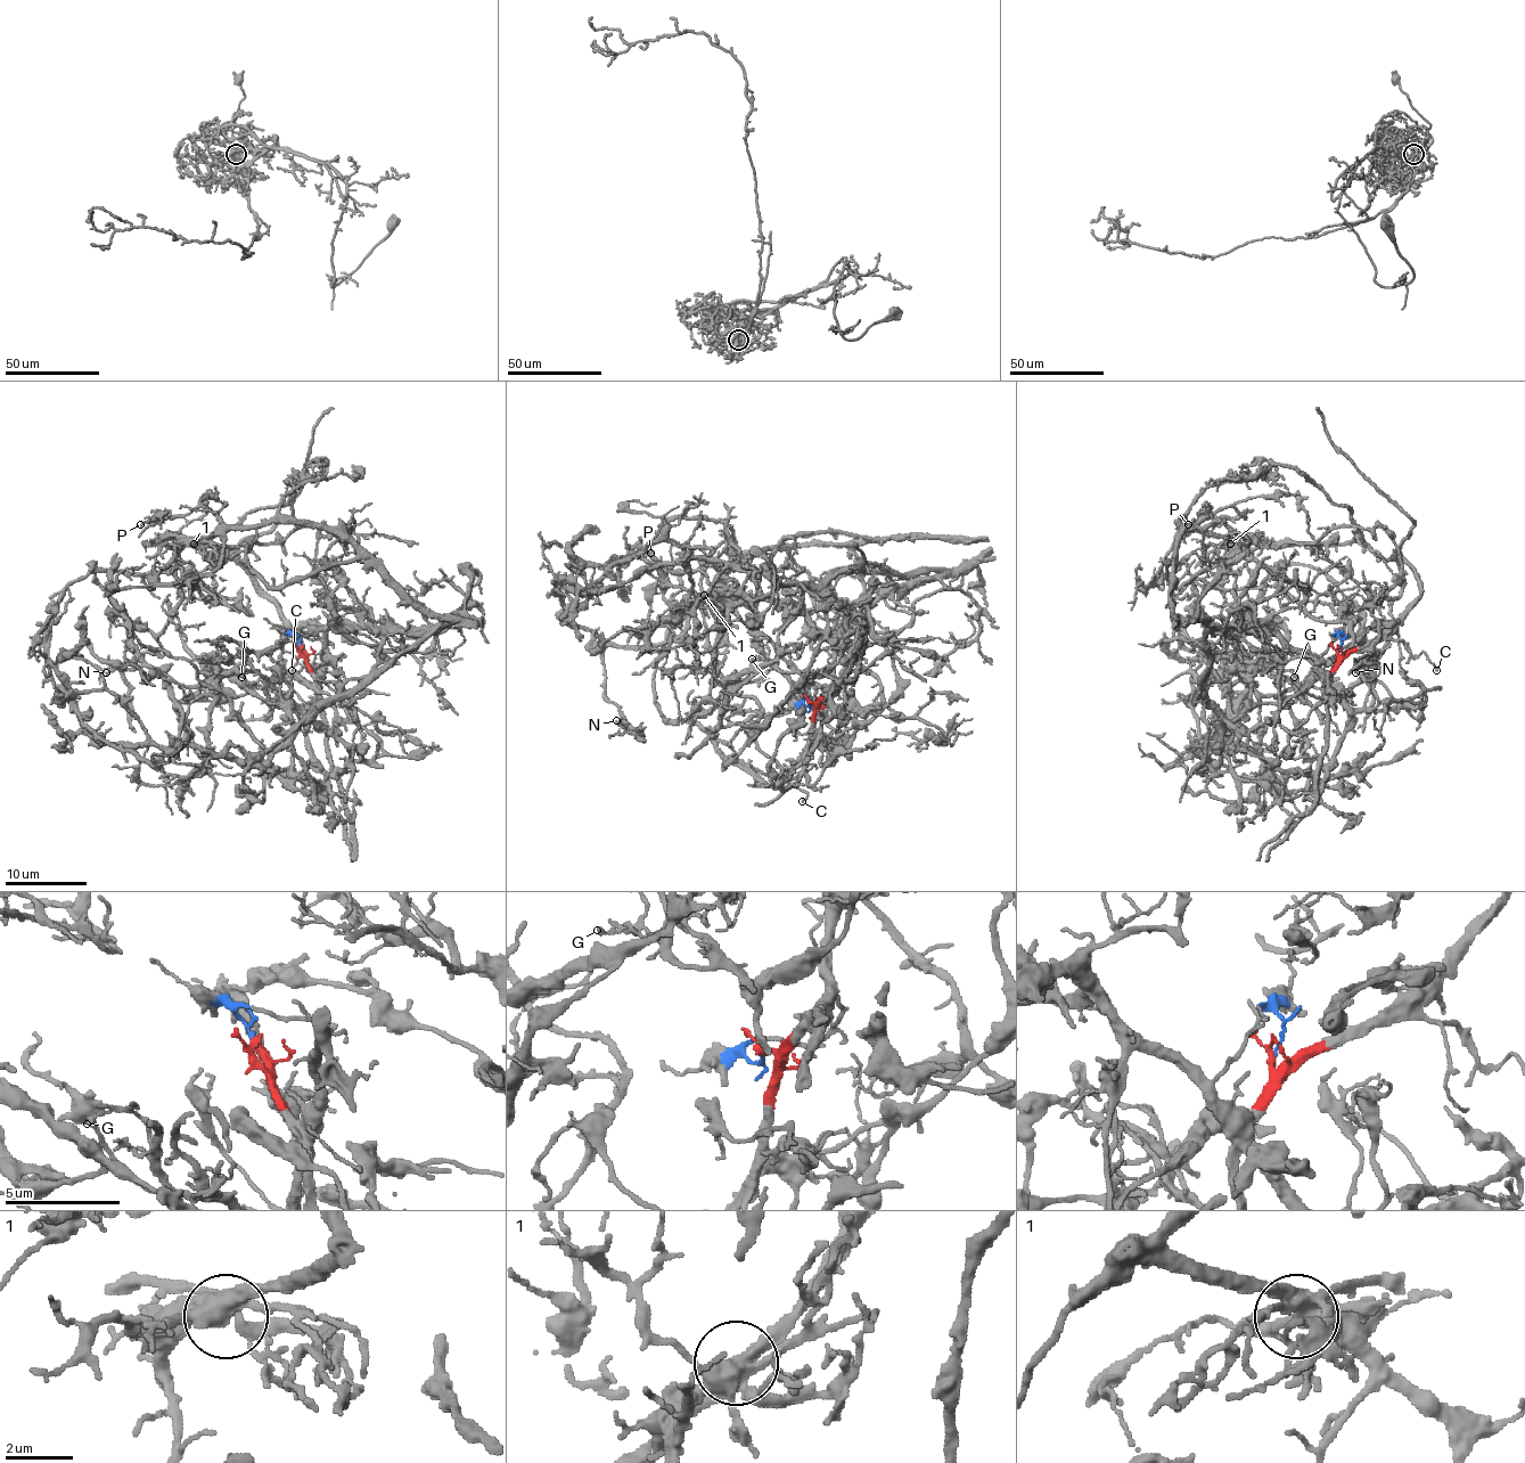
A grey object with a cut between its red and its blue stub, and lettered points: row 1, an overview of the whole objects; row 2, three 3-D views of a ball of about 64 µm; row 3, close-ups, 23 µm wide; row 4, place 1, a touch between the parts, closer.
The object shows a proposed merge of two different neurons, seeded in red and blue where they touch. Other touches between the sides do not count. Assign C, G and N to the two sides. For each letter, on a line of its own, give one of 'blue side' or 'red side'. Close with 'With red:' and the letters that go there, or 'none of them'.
C: red side
G: red side
N: blue side
With red: C, G

